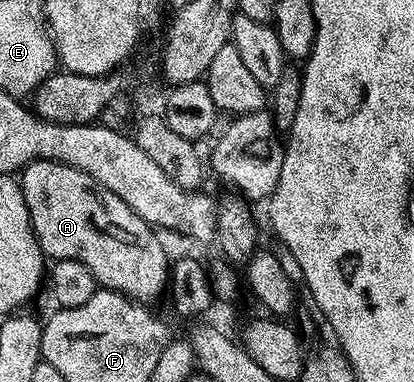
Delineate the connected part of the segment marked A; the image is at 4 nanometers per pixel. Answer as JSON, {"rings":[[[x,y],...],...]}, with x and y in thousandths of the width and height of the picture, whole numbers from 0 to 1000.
{"rings":[[[87,419],[53,440],[46,479],[89,639],[121,683],[200,686],[246,757],[285,764],[333,791],[370,791],[360,785],[374,783],[396,754],[401,762],[413,733],[413,678],[379,620],[386,615],[365,589],[345,581],[345,571],[336,571],[336,560],[326,560],[326,550],[316,550],[287,508],[268,508],[258,487],[239,487],[239,476],[200,455],[200,445],[121,419]]]}

